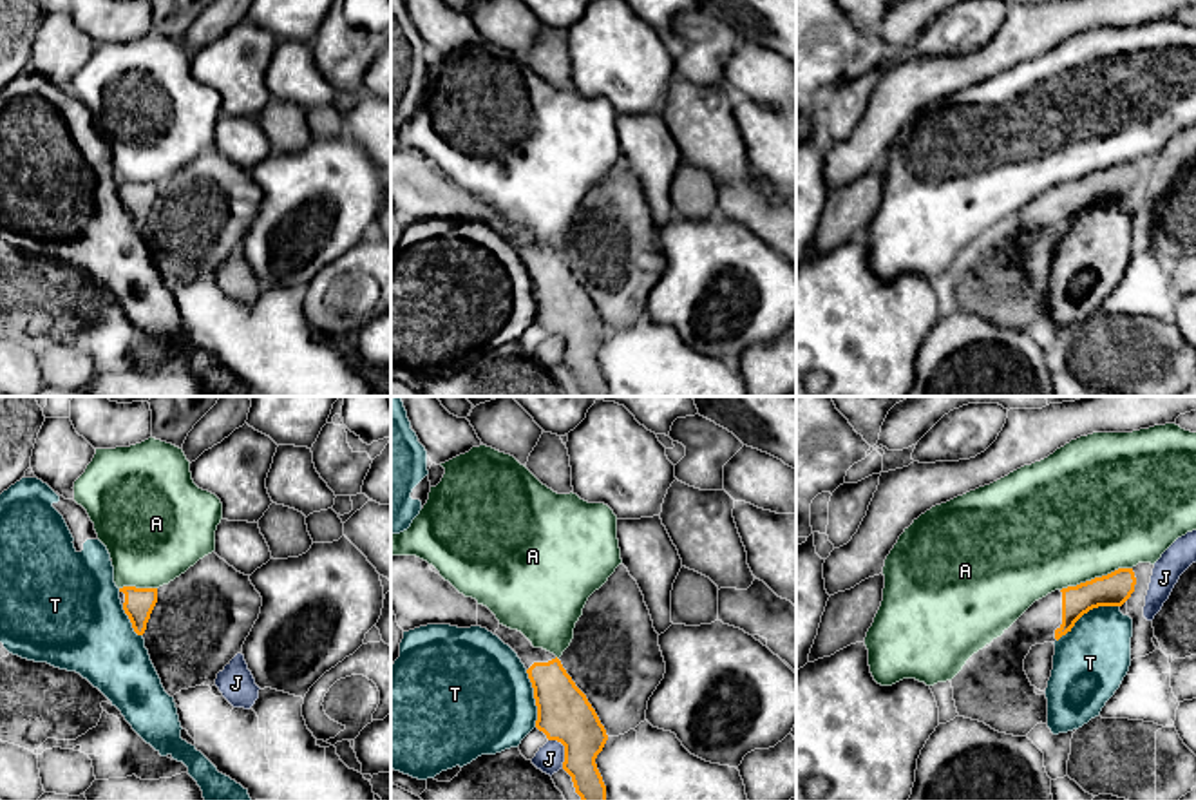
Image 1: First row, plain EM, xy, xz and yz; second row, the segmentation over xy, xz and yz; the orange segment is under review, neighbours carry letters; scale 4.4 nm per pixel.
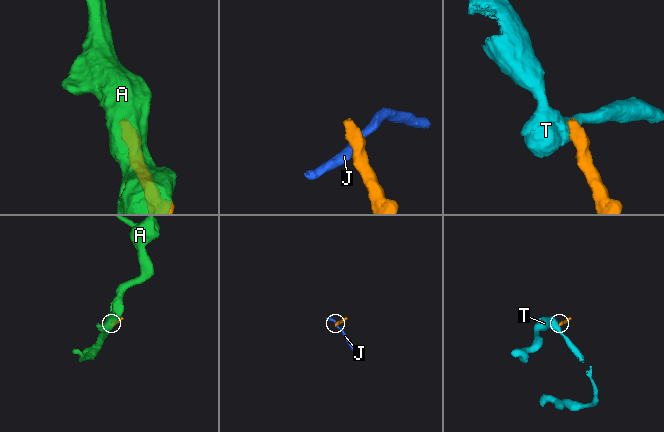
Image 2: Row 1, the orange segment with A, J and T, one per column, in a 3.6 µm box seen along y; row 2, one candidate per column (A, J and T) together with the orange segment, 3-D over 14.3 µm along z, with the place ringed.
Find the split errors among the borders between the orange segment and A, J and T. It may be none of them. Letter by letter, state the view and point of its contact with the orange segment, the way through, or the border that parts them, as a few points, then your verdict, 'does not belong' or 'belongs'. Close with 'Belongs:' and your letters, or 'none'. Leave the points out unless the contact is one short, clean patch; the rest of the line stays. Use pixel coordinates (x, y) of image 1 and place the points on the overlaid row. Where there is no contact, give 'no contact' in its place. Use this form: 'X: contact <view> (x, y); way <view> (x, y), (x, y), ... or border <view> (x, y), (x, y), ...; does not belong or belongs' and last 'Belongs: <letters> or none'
A: contact yz (1095, 578); does not belong
J: contact xz (565, 750); border xz (549, 739), (556, 739), (563, 746), (563, 768); does not belong
T: contact yz (1088, 610); border yz (1119, 605), (1090, 609), (1057, 641); does not belong
Belongs: none

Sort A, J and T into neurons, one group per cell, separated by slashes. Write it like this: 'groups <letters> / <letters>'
groups A / J / T

